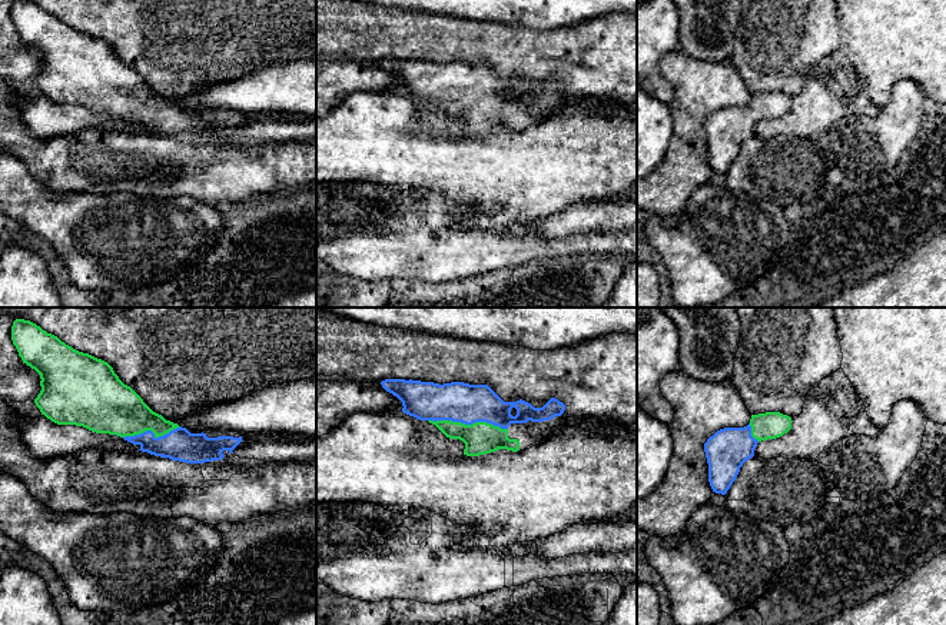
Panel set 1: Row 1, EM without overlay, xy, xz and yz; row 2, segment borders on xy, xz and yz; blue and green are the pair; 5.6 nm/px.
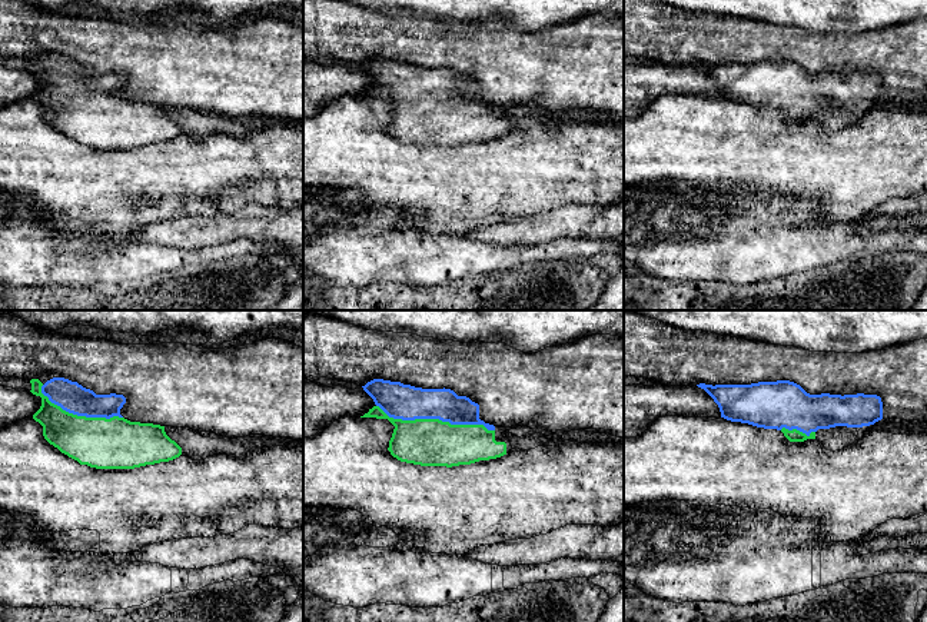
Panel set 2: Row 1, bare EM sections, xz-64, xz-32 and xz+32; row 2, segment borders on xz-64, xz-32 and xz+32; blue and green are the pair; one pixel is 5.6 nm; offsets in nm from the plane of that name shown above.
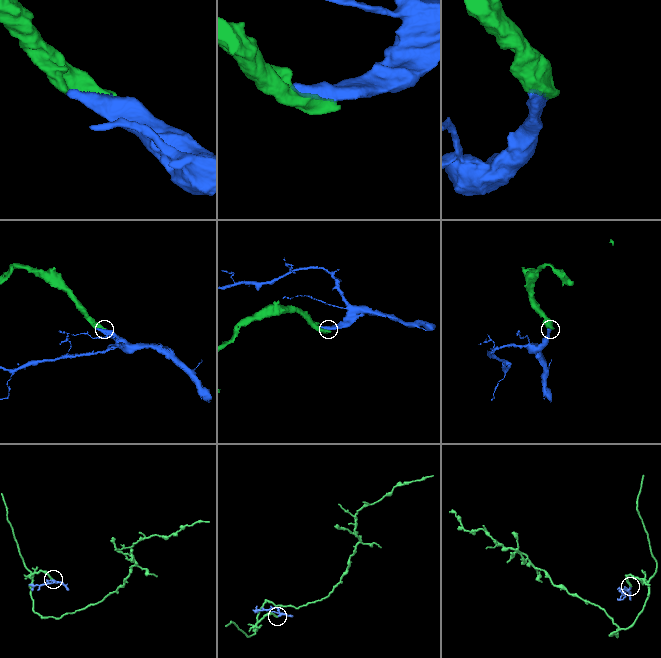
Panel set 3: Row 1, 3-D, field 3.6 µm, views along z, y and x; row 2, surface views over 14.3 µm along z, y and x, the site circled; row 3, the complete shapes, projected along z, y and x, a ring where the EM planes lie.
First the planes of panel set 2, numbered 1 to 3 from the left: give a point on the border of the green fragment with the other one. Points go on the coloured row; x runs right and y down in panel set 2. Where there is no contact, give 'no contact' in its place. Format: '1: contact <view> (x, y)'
1: contact xz-64 (79, 415)
2: contact xz-32 (435, 418)
3: contact xz+32 (797, 429)

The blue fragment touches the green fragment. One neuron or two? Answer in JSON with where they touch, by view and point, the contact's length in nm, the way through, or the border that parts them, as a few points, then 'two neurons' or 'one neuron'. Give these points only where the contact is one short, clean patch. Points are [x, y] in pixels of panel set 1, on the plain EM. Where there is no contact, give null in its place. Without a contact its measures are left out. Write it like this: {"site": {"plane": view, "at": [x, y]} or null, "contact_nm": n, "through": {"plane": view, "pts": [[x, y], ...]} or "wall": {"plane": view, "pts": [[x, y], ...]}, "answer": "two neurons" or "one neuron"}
{"site": {"plane": "xz", "at": [468, 103]}, "contact_nm": 460, "answer": "one neuron"}

